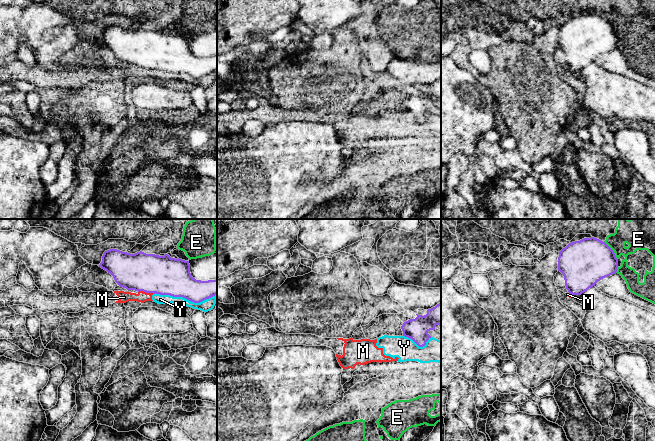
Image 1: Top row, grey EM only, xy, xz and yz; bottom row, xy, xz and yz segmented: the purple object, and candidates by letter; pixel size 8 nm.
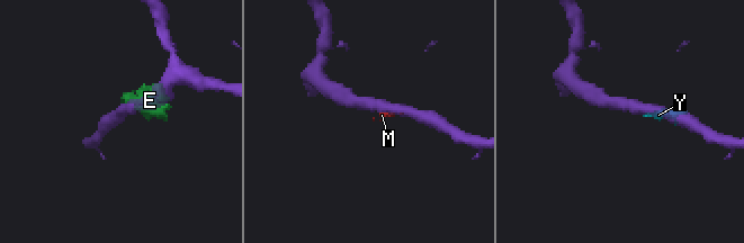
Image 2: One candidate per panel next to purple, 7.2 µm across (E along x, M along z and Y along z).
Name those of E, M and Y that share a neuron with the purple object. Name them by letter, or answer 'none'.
none

